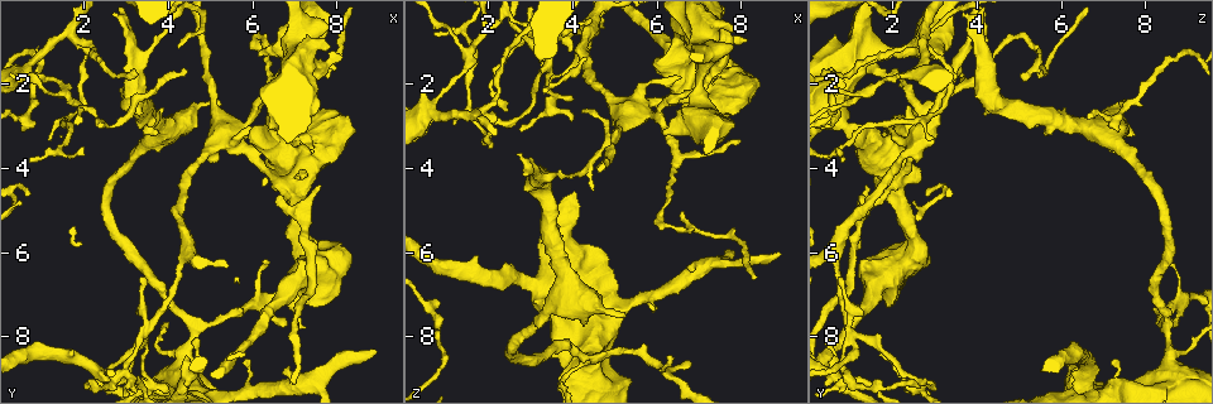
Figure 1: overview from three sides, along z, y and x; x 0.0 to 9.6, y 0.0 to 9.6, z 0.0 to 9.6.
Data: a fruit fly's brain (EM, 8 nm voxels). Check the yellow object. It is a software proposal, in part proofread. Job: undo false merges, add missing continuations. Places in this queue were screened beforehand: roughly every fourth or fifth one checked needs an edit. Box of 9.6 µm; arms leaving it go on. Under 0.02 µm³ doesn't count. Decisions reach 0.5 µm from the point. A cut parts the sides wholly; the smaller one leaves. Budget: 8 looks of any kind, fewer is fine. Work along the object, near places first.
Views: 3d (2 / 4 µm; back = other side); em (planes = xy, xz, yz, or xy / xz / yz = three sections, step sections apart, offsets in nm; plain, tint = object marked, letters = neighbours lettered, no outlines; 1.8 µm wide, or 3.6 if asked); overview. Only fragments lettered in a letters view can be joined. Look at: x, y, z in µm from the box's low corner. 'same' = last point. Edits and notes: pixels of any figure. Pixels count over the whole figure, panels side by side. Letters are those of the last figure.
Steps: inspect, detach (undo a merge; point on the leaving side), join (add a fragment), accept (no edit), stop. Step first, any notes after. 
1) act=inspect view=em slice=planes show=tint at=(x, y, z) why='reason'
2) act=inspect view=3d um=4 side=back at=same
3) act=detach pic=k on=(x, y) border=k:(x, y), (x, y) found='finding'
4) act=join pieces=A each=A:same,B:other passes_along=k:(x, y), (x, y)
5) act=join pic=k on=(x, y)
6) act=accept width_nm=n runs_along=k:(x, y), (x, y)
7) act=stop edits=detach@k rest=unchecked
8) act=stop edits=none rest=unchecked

act=inspect view=em slice=xz step=8 show=letters at=(8.95, 8.40, 5.95) why='free end'

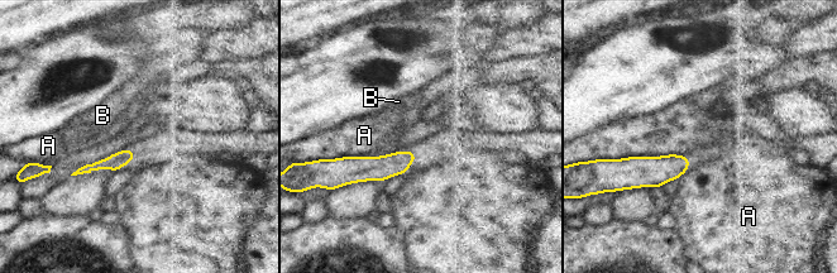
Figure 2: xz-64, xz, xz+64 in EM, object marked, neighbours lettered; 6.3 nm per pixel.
act=accept each=A:other,B:other found='none of them fits'

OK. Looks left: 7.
act=inspect view=3d um=4 side=back at=(3.60, 3.30, 7.15) why='branch point'

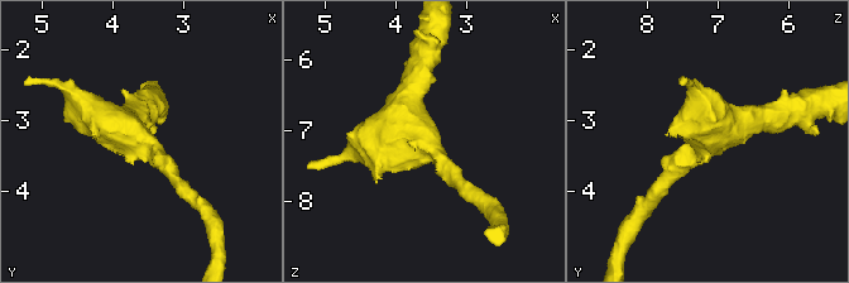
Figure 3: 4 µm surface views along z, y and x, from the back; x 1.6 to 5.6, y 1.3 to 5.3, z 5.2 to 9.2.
act=inspect view=em um=3.6 slice=planes show=tint at=(3.60, 3.30, 7.15) arms=3 arm_widths_nm=240,340,360

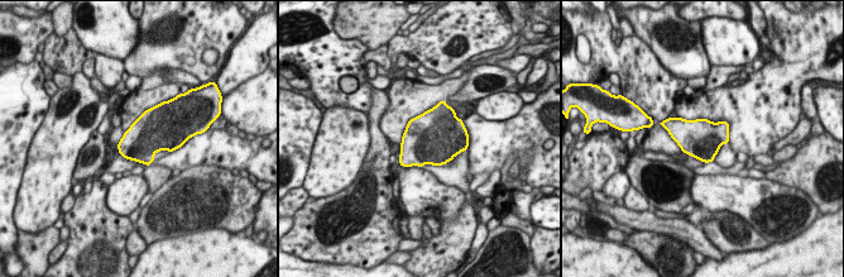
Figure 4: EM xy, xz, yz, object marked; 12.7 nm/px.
act=inspect view=em um=3.6 slice=planes show=letters at=same why='see the neighbours'

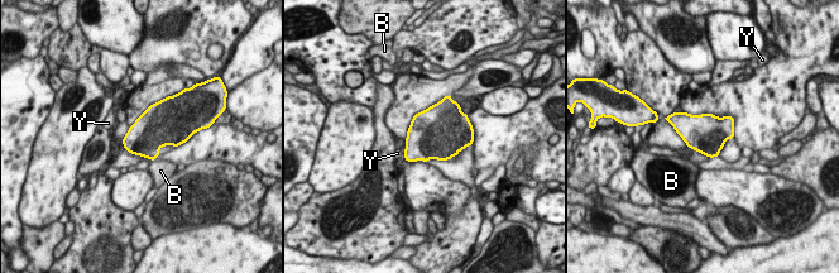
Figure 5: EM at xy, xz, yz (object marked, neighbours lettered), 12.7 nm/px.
act=accept width_nm=500 each=B:other,Y:other border=5:(157, 159), (150, 161) found='one cell here'

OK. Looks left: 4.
act=inspect view=em slice=planes show=tint at=(1.70, 0.95, 2.70)

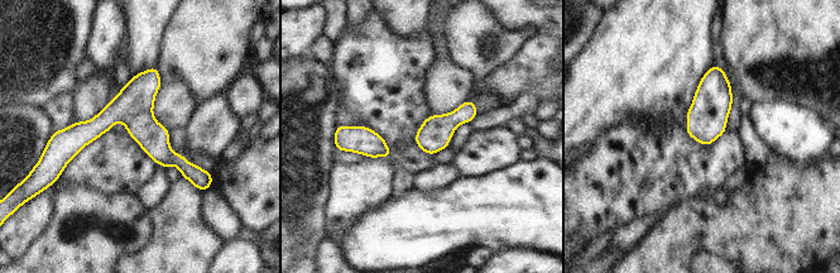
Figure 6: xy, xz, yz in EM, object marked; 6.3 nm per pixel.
act=inspect view=em slice=planes show=letters at=same why='what lies round it'

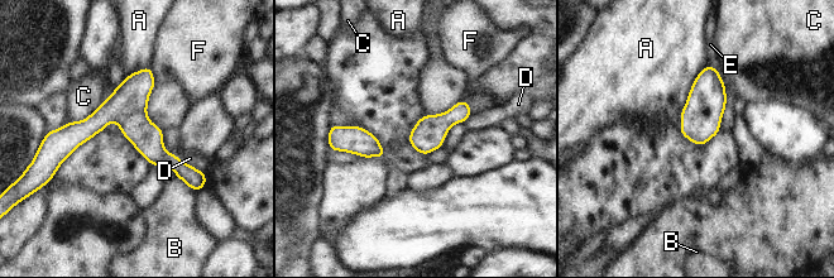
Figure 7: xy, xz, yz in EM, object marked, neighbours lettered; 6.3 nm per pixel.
act=accept each=A:other,B:other,C:other,D:other,E:other,F:other border=7:(707, 65), (696, 76), (680, 115) found='all the same cell'

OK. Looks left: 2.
act=stop edits=none rest=unchecked

